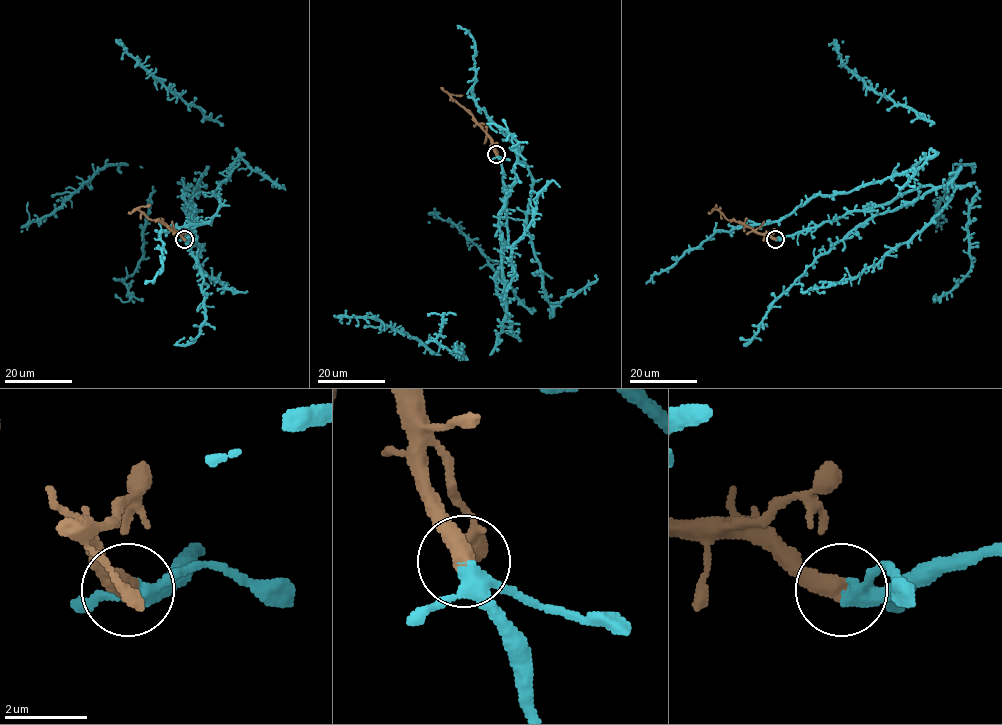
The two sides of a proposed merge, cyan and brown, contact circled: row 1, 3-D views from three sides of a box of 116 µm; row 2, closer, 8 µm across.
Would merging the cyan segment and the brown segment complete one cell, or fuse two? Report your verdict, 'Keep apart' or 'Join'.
Join

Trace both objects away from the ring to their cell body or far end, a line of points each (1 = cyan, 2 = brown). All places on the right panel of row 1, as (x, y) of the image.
1: (775, 239), (932, 187), (874, 214), (821, 254), (774, 302), (744, 344), (753, 337)
2: (775, 239), (728, 220), (717, 210), (708, 213)

